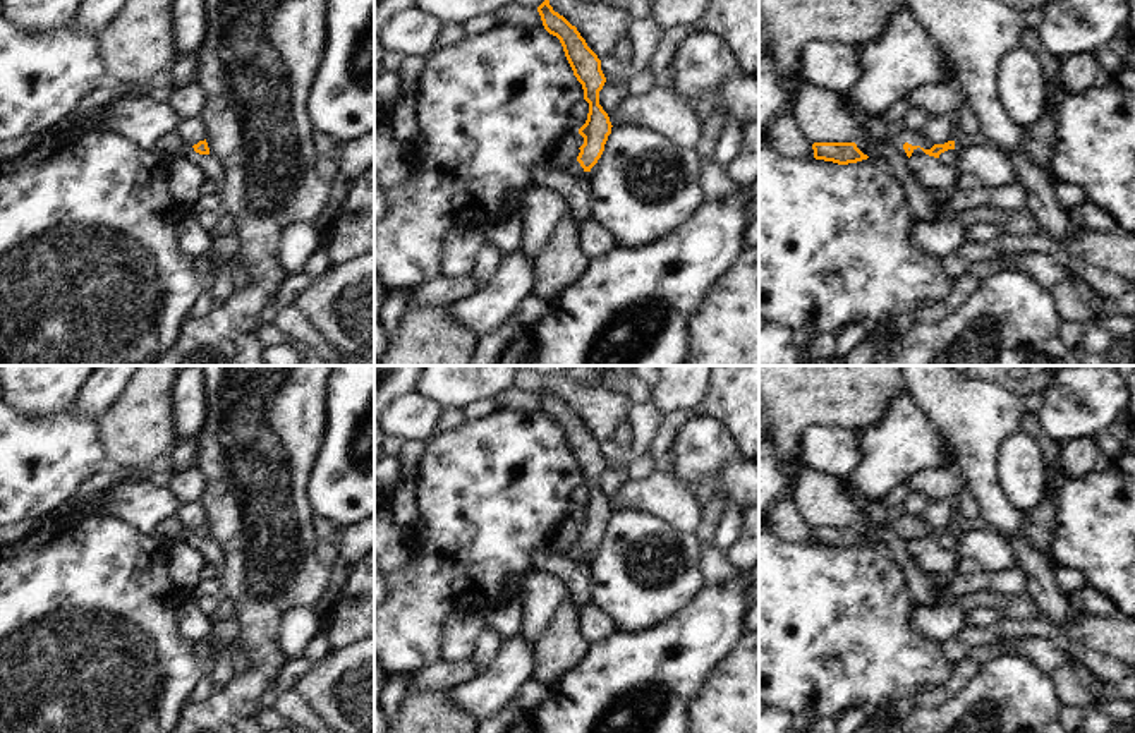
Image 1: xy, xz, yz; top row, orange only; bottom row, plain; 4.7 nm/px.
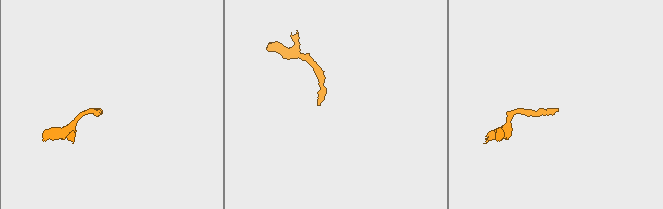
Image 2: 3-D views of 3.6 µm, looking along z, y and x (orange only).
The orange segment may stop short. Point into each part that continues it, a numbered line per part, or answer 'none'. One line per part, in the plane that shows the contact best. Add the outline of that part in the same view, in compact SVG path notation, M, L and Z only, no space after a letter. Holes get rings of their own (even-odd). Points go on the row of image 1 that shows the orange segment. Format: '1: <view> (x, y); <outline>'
none

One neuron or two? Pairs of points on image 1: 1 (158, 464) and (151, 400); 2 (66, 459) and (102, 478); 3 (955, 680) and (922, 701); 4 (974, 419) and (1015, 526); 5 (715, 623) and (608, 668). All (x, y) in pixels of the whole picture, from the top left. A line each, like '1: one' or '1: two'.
1: two
2: two
3: one
4: one
5: one

